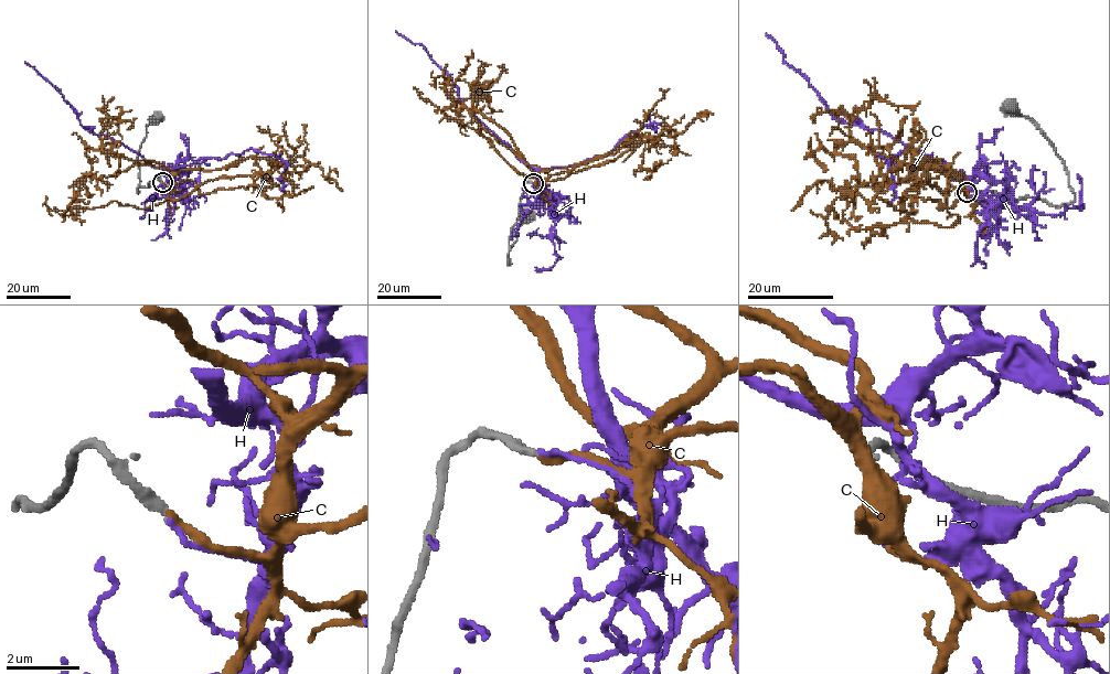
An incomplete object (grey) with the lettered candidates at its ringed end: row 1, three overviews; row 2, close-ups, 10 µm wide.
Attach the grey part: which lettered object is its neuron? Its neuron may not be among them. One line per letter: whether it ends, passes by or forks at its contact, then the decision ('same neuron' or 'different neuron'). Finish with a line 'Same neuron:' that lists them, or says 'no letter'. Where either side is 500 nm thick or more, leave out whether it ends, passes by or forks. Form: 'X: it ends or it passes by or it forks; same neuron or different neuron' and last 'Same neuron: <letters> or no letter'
C: it ends; same neuron
H: it passes by; different neuron
Same neuron: C

